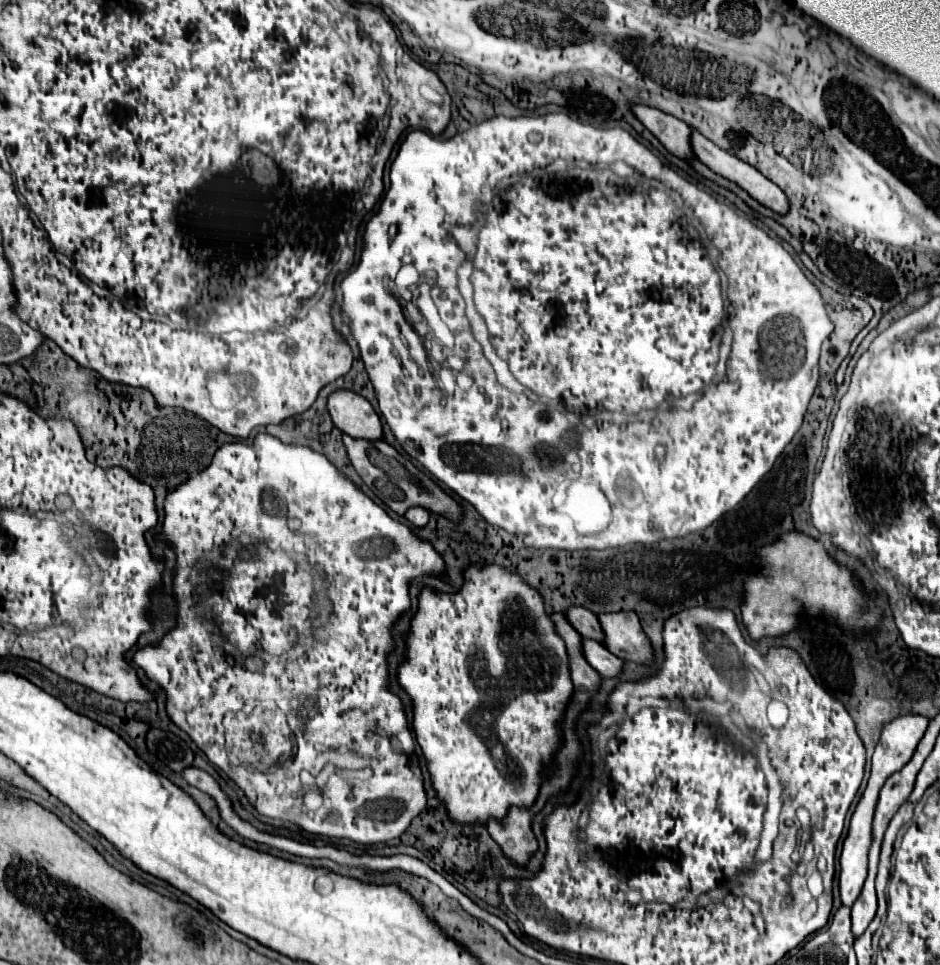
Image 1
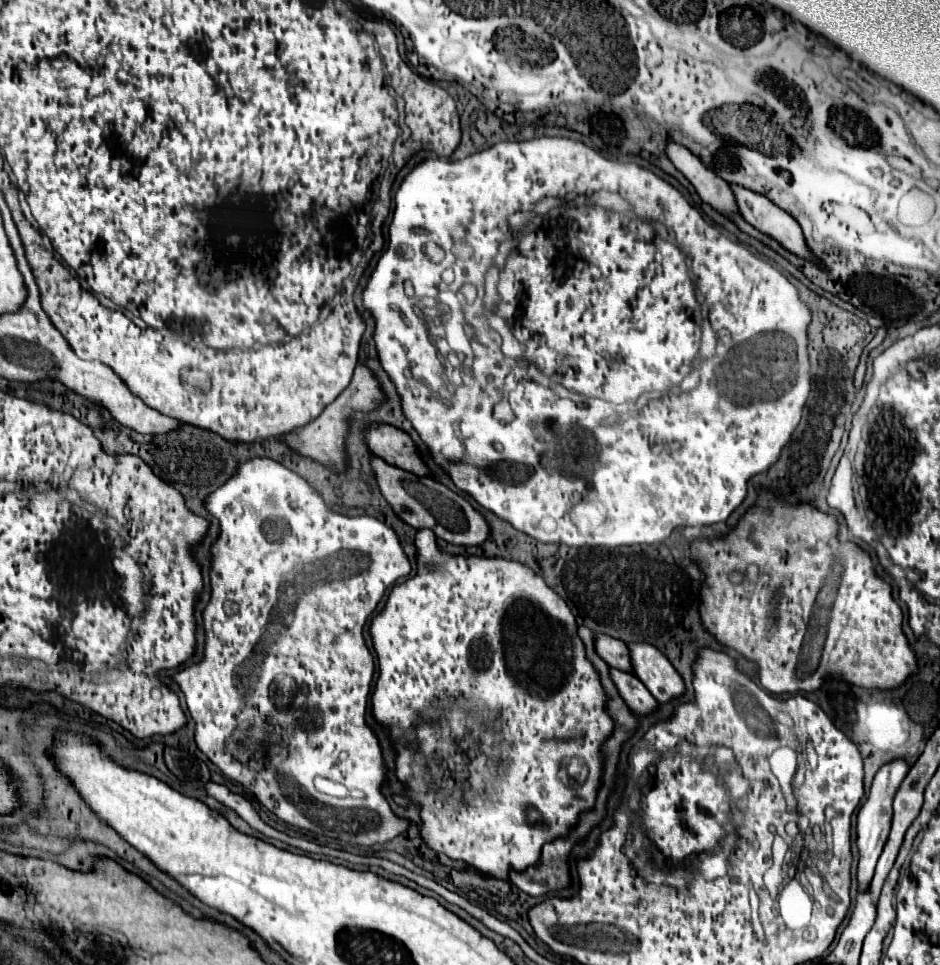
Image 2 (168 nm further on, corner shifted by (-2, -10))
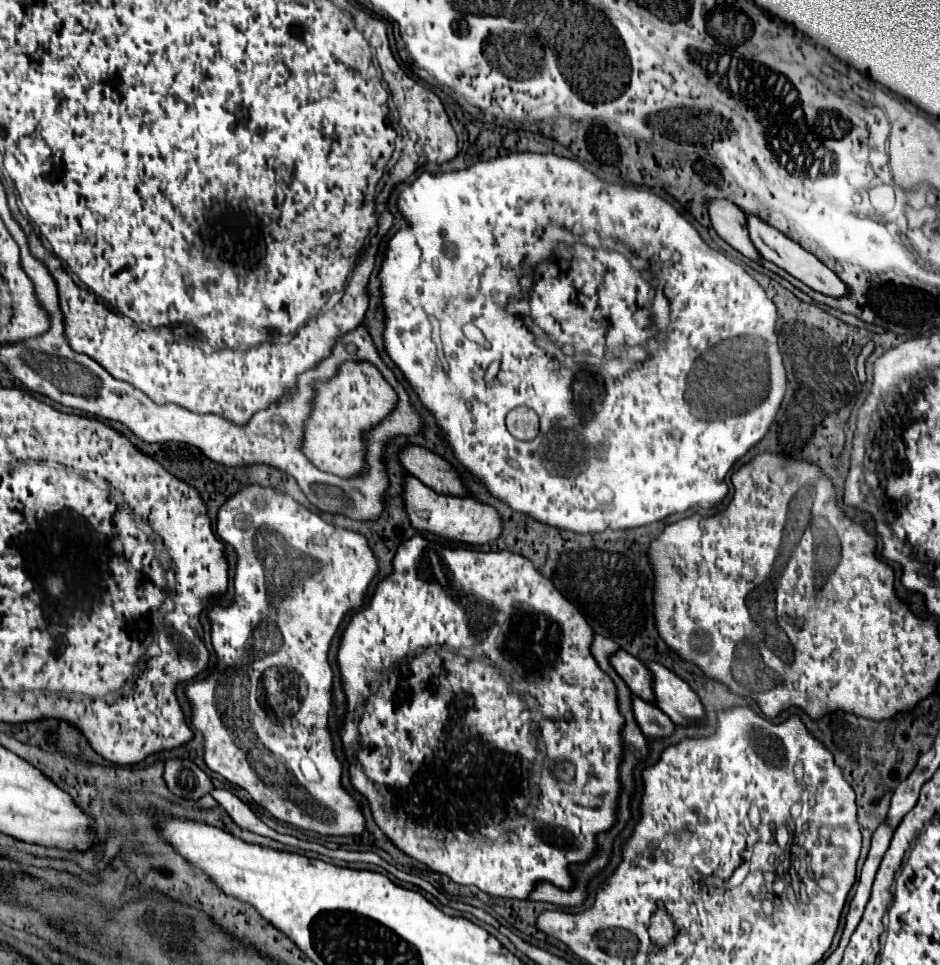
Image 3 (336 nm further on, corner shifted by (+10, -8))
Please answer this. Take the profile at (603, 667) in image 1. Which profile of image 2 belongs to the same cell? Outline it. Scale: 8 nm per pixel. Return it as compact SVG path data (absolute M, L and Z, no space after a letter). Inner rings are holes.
M610 668L610 678L616 684L620 696L624 698L624 702L628 704L630 710L634 710L638 714L648 714L658 706L658 702L648 692L648 688L644 688L644 684L632 672L626 674L622 670Z

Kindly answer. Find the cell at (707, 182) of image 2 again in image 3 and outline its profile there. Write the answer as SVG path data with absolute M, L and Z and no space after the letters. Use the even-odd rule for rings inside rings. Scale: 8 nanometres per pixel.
M716 200L708 204L708 212L714 230L724 242L728 242L734 250L738 250L742 256L750 258L752 262L762 264L762 256L758 254L758 250L752 246L752 240L748 238L746 214L738 206L726 200Z

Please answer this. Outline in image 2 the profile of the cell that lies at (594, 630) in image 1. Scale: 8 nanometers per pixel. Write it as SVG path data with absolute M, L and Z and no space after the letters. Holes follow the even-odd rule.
M594 634L594 646L598 656L612 668L620 668L624 672L632 672L630 666L630 656L628 656L628 648L622 640L616 640L612 636L604 636L604 634Z

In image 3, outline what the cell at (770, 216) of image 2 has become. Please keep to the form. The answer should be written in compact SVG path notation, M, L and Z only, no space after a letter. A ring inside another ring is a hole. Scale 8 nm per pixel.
M748 214L748 230L750 230L750 238L752 238L754 246L758 248L758 252L760 252L766 260L774 262L778 268L786 270L786 272L792 274L796 280L804 282L808 288L812 288L812 290L816 290L816 292L820 292L820 294L832 296L832 298L842 298L842 296L848 294L848 286L846 286L828 266L824 266L814 254L806 252L800 244L792 242L790 238L786 238L786 236L784 236L782 232L778 232L776 228L772 228L772 226L768 226L766 222L762 222L760 218Z

